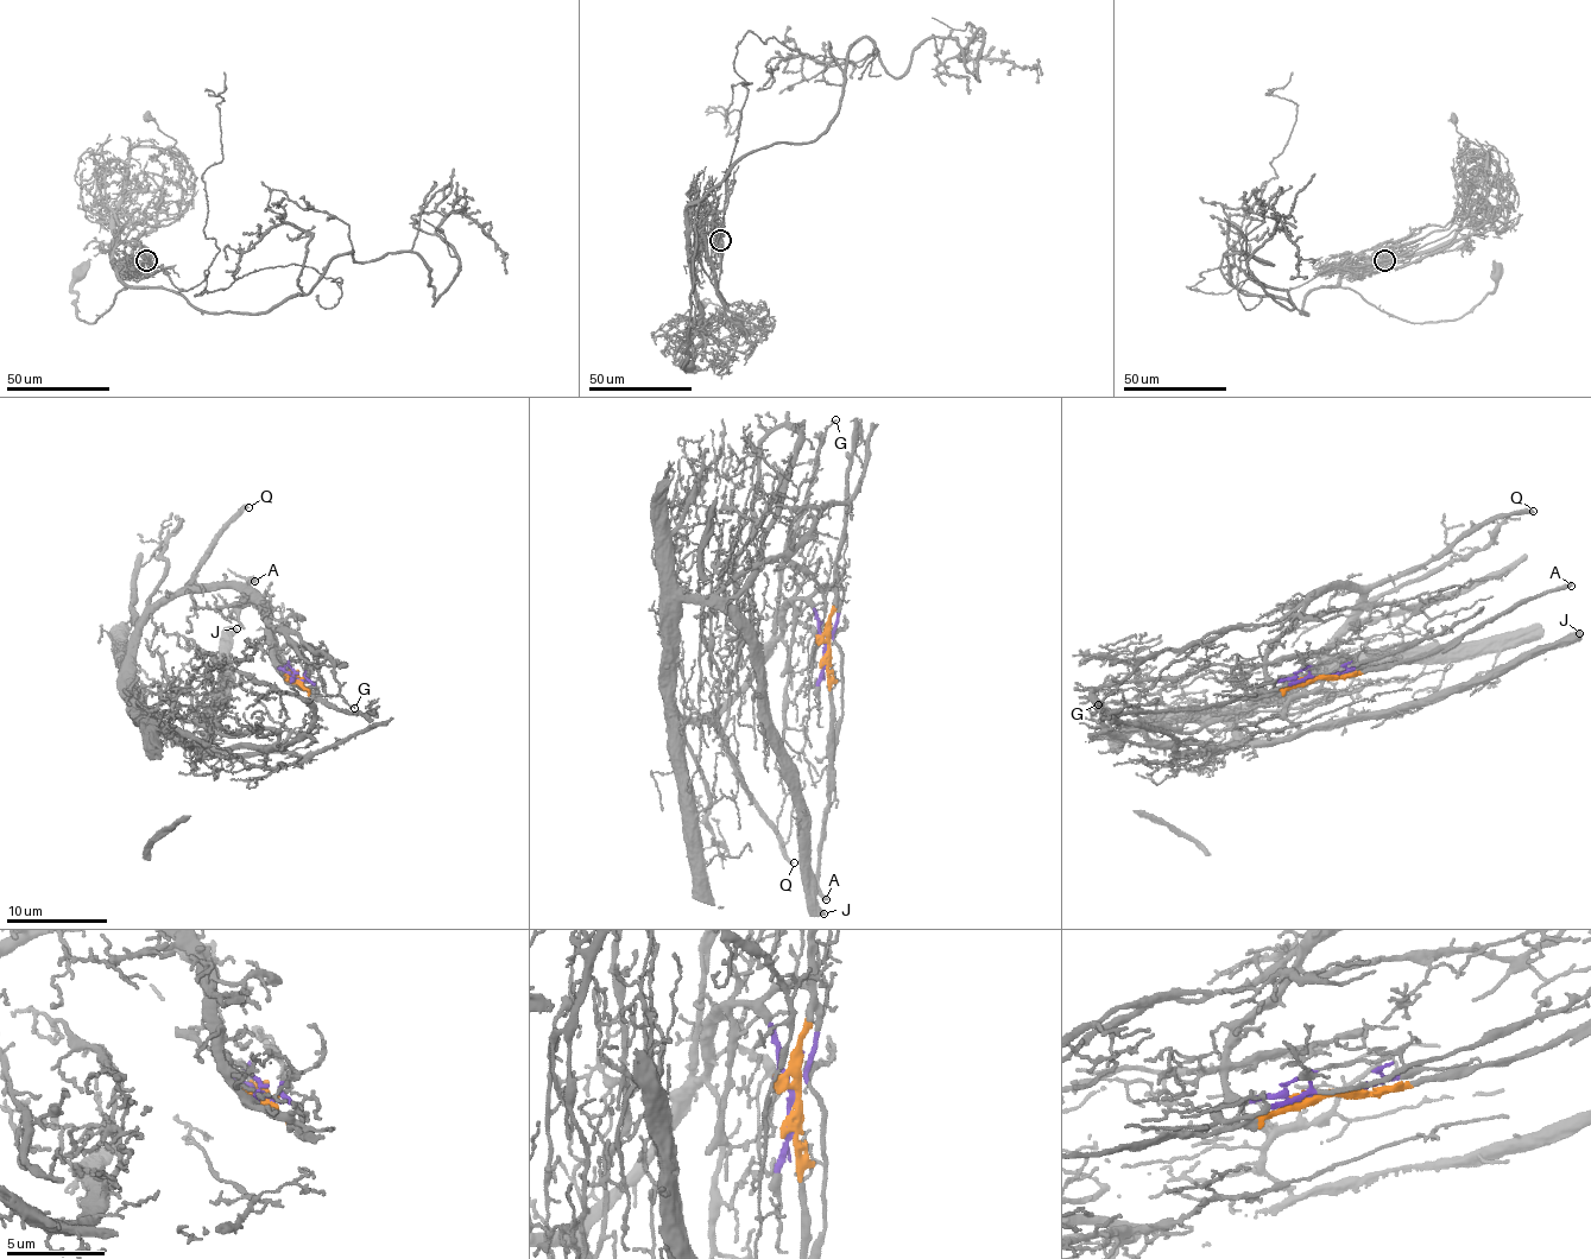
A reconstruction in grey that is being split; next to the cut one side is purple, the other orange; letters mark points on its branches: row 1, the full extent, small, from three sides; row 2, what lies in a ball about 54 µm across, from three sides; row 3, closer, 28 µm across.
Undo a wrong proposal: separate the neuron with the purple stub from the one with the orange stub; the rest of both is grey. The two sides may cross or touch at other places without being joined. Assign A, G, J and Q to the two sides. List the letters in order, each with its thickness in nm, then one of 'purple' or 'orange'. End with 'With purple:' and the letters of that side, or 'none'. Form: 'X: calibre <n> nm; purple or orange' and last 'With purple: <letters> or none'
A: calibre 320 nm; orange
G: calibre 90 nm; purple
J: calibre 460 nm; purple
Q: calibre 320 nm; purple
With purple: G, J, Q

